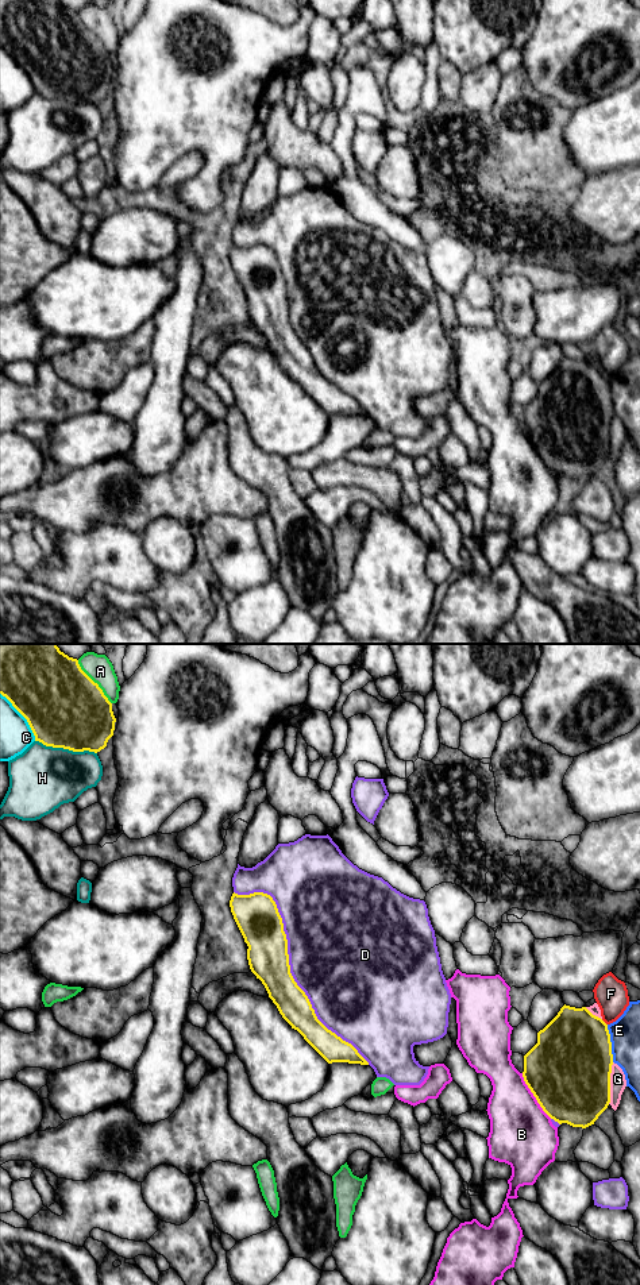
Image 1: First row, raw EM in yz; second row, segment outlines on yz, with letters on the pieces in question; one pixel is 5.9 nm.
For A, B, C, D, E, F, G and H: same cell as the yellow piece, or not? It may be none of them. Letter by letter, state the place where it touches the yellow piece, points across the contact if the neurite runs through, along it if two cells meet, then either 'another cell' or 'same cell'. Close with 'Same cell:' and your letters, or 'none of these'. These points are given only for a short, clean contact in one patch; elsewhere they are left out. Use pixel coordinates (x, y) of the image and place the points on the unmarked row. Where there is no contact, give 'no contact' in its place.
A: contact yz (93, 34); another cell
B: contact yz (534, 447); another cell
C: contact yz (23, 68); another cell
D: contact yz (289, 317); another cell
E: contact yz (610, 396); another cell
F: contact yz (604, 374); border yz (601, 371), (606, 377); another cell
G: contact yz (609, 435); another cell
H: contact yz (66, 100); another cell
Same cell: none of these

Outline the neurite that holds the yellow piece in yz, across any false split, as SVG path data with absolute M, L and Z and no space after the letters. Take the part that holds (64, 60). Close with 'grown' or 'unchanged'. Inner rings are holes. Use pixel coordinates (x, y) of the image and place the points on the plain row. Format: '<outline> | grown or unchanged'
M0 0L0 46L27 72L35 93L73 104L100 104L113 88L116 70L103 42L59 0Z | unchanged

